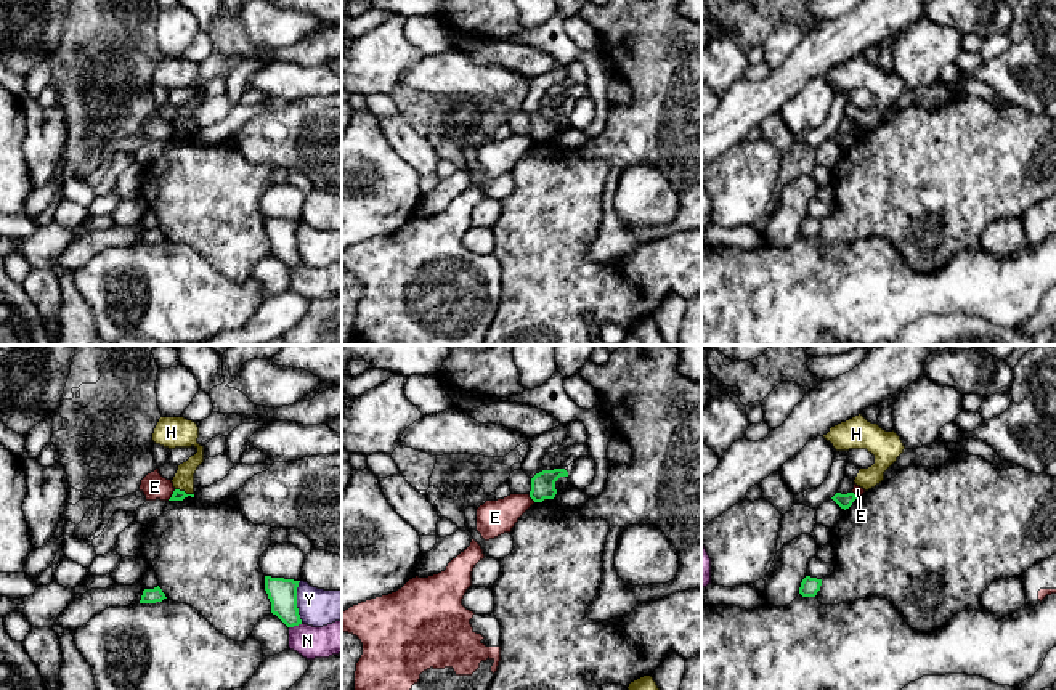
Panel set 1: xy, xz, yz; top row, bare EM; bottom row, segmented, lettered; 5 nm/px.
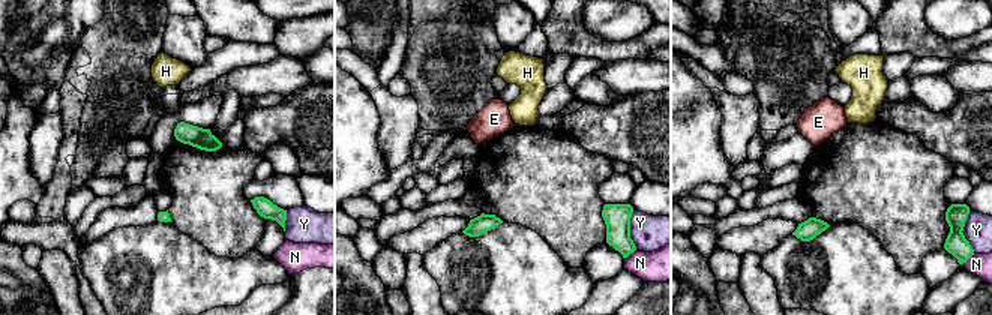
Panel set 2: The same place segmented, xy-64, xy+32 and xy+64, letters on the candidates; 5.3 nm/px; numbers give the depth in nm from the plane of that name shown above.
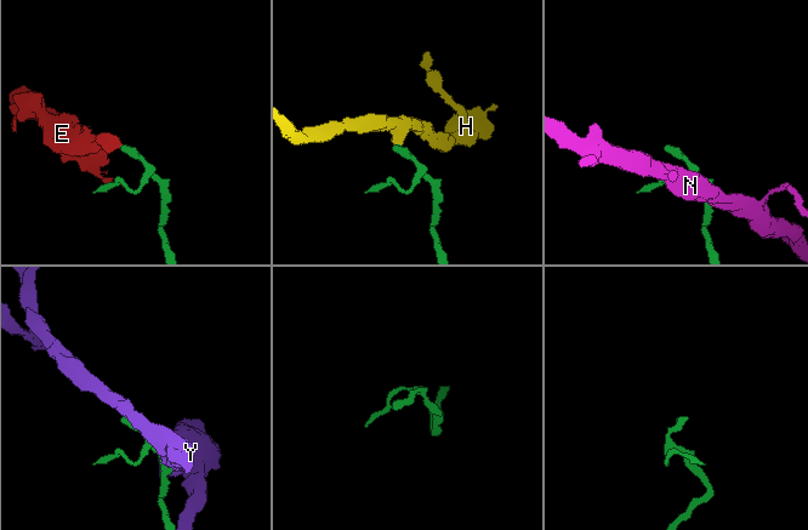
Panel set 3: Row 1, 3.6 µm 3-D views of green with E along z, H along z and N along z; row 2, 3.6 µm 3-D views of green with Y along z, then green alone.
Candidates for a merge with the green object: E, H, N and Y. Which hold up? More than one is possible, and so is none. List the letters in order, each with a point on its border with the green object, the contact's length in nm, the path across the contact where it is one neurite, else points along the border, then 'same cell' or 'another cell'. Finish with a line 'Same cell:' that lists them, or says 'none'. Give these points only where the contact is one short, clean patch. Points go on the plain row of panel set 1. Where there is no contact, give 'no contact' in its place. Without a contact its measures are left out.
E: contact xy (172, 135); length 70 nm; border xy (175, 130), (167, 140); another cell
H: contact xy (185, 133); length 100 nm; border xy (175, 129), (193, 135); another cell
N: contact xy (296, 265); length 80 nm; another cell
Y: contact xy (296, 243); length 200 nm; border xy (299, 222), (297, 254), (302, 262); another cell
Same cell: none

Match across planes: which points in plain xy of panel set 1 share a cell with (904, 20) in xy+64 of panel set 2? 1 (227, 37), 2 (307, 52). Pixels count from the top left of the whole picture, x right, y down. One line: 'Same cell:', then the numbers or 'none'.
Same cell: 1, 2

